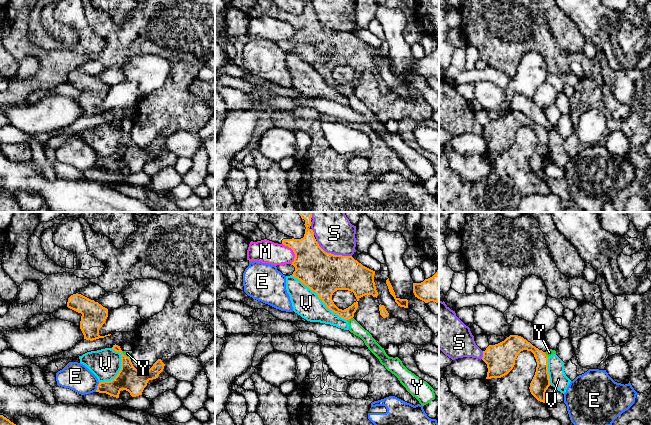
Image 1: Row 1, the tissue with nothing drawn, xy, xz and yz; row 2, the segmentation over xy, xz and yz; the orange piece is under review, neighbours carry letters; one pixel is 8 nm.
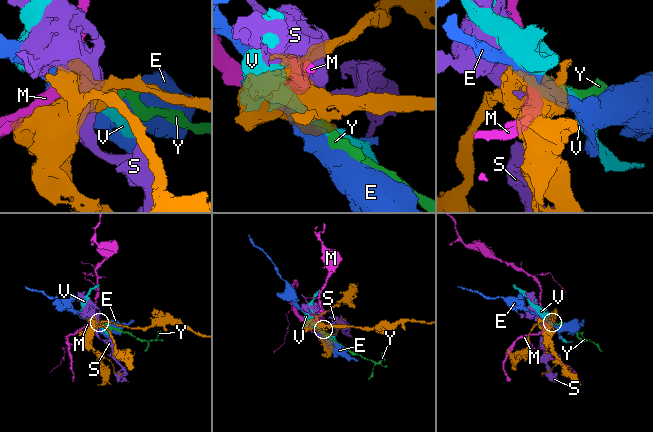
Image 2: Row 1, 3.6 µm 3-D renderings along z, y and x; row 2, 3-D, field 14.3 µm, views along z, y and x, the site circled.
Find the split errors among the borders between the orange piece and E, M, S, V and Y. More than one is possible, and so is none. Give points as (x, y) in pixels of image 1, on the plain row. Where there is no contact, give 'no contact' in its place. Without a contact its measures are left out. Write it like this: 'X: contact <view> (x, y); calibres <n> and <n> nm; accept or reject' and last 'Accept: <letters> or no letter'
E: contact xy (97, 163); calibres 180 and 220 nm; reject
M: contact xz (293, 27); calibres 320 and 190 nm; reject
S: contact xz (333, 30); calibres 340 and 260 nm; reject
V: contact xz (319, 73); calibres 340 and 220 nm; reject
Y: contact xz (349, 94); calibres 120 and 100 nm; reject
Accept: no letter

